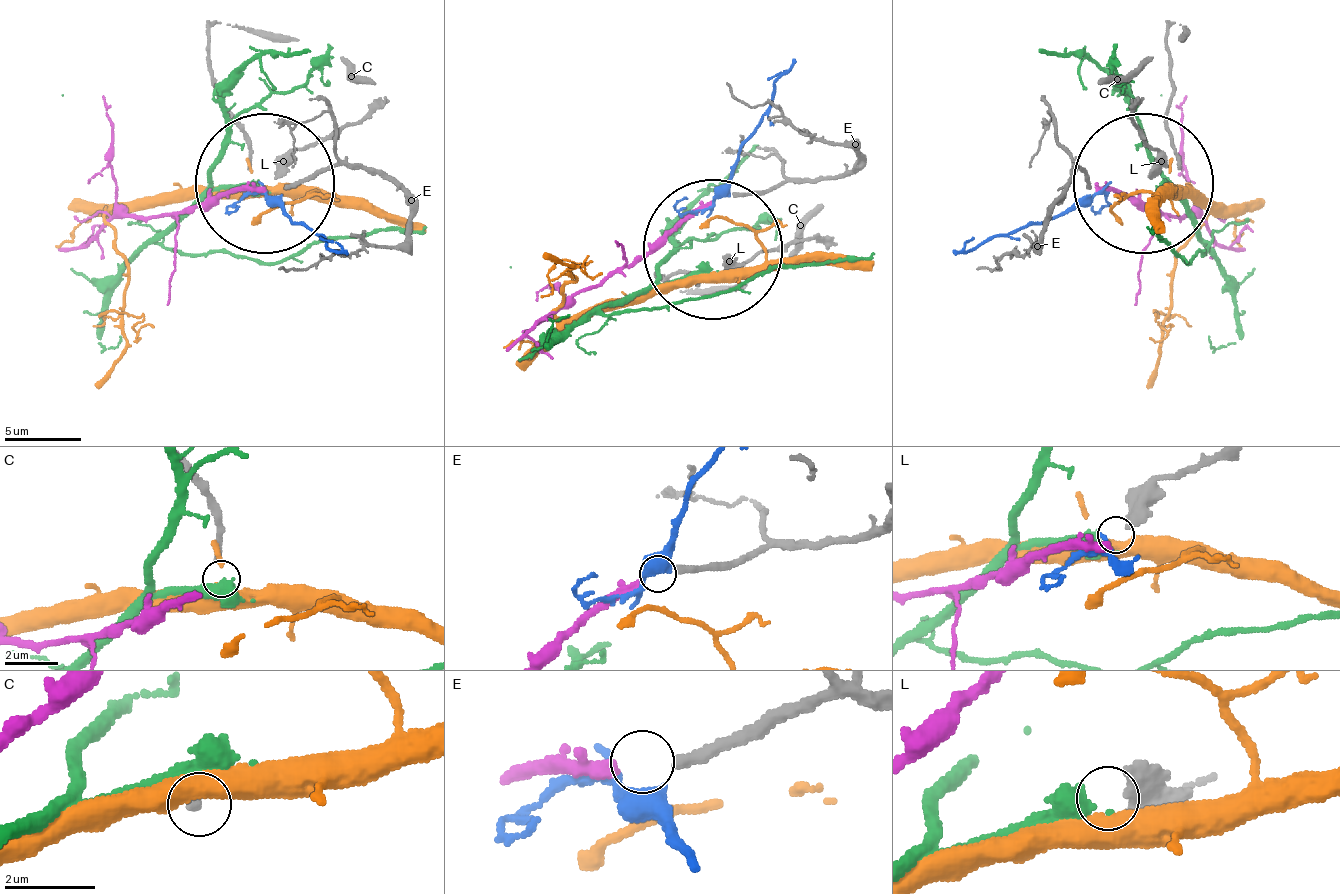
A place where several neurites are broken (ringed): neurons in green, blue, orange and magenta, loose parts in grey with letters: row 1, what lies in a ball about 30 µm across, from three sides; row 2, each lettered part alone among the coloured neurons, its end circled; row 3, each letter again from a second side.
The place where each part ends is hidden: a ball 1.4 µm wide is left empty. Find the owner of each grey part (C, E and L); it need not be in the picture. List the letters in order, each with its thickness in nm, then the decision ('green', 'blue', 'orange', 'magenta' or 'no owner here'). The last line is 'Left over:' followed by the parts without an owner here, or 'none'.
C: 240 nm | no owner here
E: 280 nm | magenta
L: 650 nm | green
Left over: C

